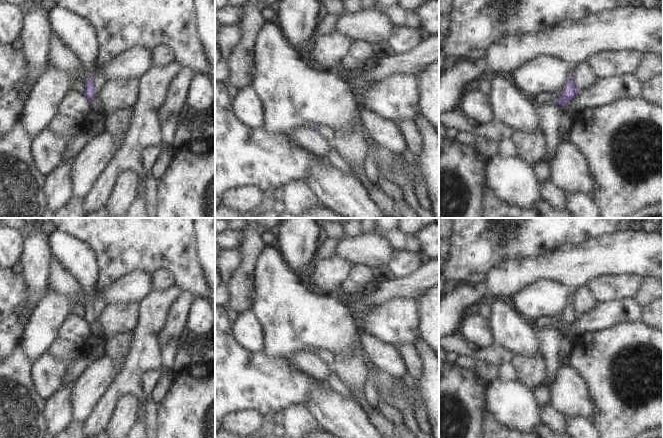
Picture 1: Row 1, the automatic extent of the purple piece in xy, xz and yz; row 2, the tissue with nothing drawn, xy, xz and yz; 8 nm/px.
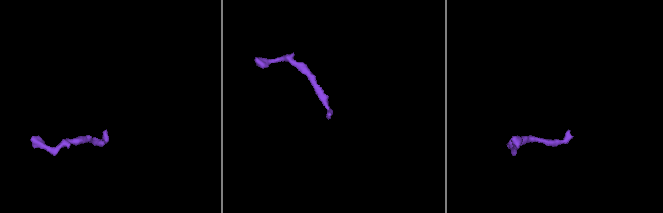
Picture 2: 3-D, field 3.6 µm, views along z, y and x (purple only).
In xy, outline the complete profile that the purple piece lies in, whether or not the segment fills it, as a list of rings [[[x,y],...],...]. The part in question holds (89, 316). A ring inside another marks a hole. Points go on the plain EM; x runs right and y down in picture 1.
[[[88,285],[88,286],[82,287],[82,290],[85,293],[85,300],[86,300],[86,303],[84,305],[85,314],[83,318],[91,326],[92,323],[96,320],[95,313],[94,313],[93,299],[97,292],[97,287],[95,285]]]

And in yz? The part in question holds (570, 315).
[[[570,285],[567,288],[569,292],[570,302],[566,305],[564,309],[564,315],[562,319],[556,322],[552,327],[546,327],[546,328],[565,329],[568,326],[570,326],[581,315],[576,311],[574,307],[574,298],[576,292],[578,291],[578,287]]]

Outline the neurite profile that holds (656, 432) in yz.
[[[663,426],[646,430],[643,433],[640,433],[633,438],[663,438]]]

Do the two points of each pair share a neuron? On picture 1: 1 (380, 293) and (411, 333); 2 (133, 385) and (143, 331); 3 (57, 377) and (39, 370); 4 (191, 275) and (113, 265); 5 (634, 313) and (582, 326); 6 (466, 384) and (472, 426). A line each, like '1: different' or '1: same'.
1: different
2: same
3: same
4: same
5: same
6: same

